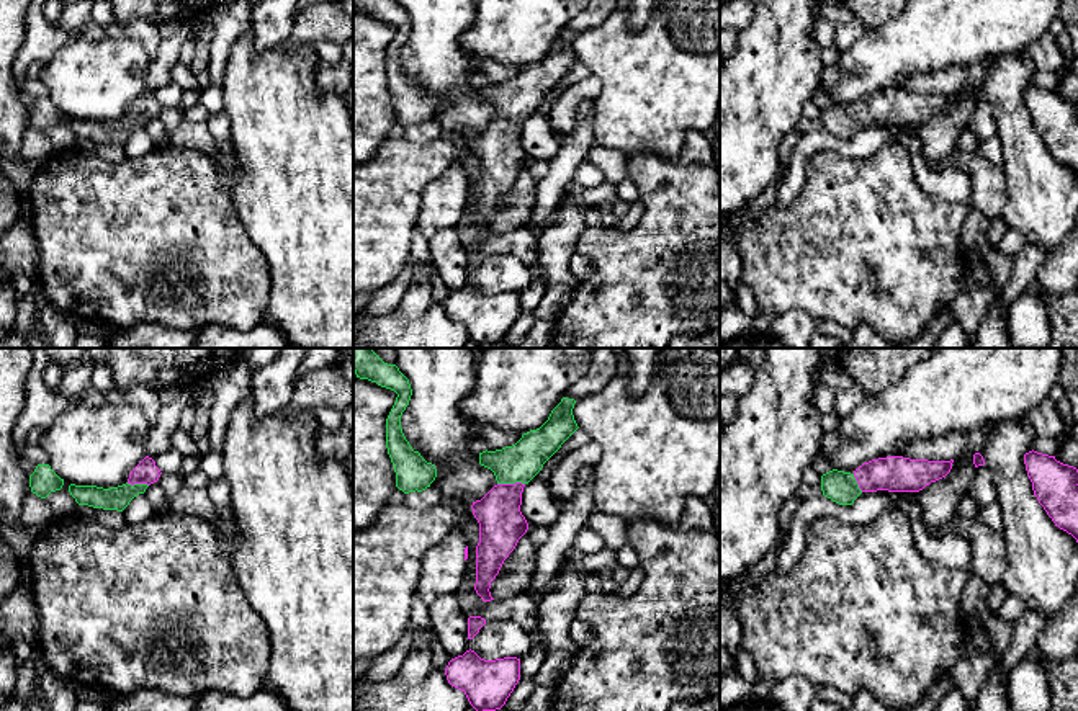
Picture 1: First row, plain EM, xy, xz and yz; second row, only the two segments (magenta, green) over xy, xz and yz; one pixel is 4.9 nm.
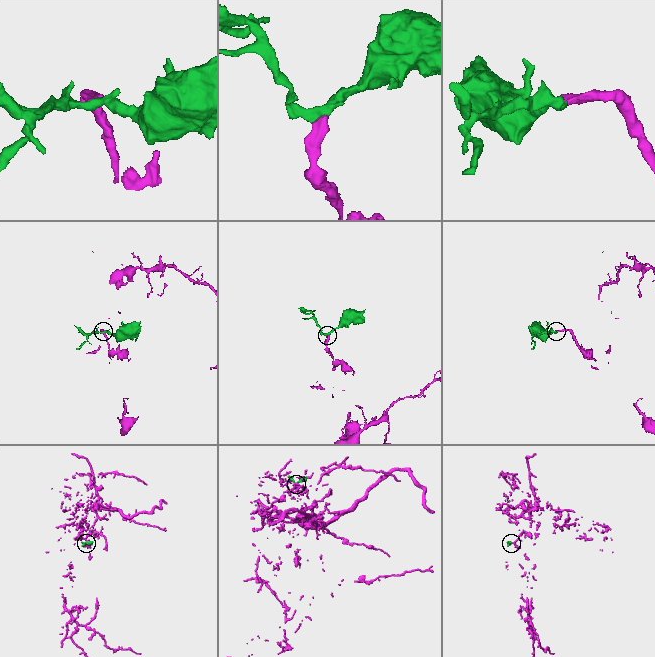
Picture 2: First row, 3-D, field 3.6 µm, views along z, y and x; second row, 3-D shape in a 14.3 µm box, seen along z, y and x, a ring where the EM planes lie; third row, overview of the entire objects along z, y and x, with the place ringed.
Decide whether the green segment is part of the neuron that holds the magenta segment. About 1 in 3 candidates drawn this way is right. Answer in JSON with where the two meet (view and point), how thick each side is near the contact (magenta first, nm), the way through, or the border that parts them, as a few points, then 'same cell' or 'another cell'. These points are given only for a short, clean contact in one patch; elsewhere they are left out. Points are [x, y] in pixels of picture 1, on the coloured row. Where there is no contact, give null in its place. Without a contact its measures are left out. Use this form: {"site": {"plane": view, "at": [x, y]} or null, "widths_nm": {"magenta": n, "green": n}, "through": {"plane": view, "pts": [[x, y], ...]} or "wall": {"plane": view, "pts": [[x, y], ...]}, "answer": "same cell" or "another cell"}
{"site": {"plane": "xz", "at": [511, 484]}, "widths_nm": {"magenta": 220, "green": 190}, "through": {"plane": "xz", "pts": [[501, 523], [501, 504], [511, 484], [511, 474], [522, 461]]}, "answer": "same cell"}

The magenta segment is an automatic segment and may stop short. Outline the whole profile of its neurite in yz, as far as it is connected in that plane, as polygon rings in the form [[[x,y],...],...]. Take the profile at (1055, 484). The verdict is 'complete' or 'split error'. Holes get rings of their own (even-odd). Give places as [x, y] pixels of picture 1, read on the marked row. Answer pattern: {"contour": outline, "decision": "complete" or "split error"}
{"contour": [[[1034,449],[1024,454],[1024,464],[1039,503],[1078,543],[1078,469]]], "decision": "complete"}

